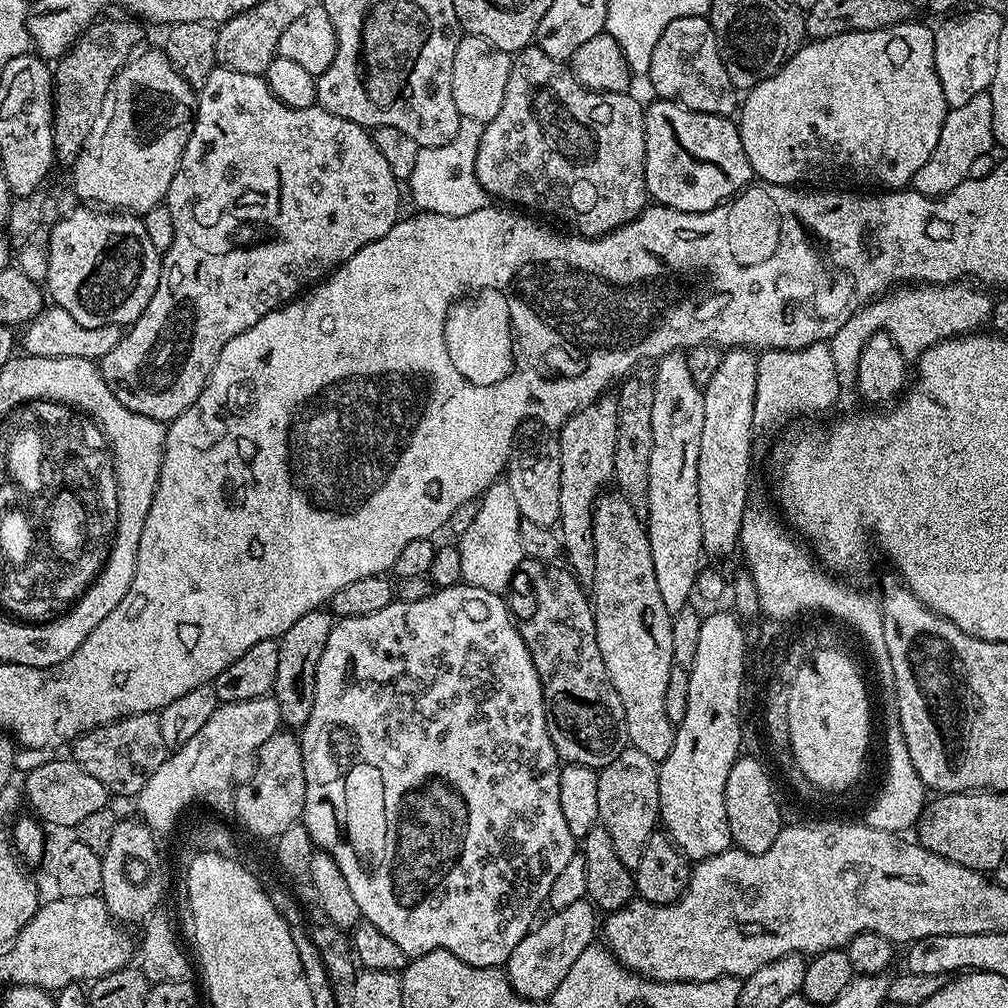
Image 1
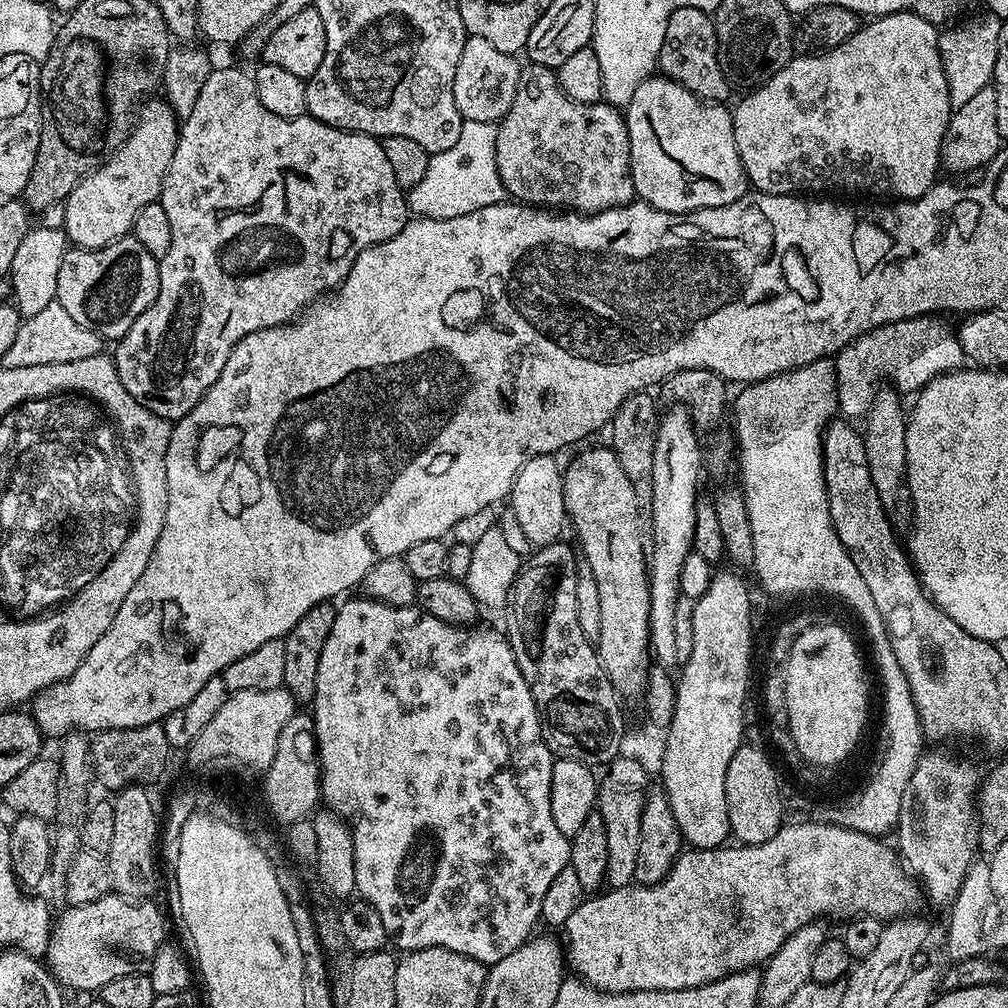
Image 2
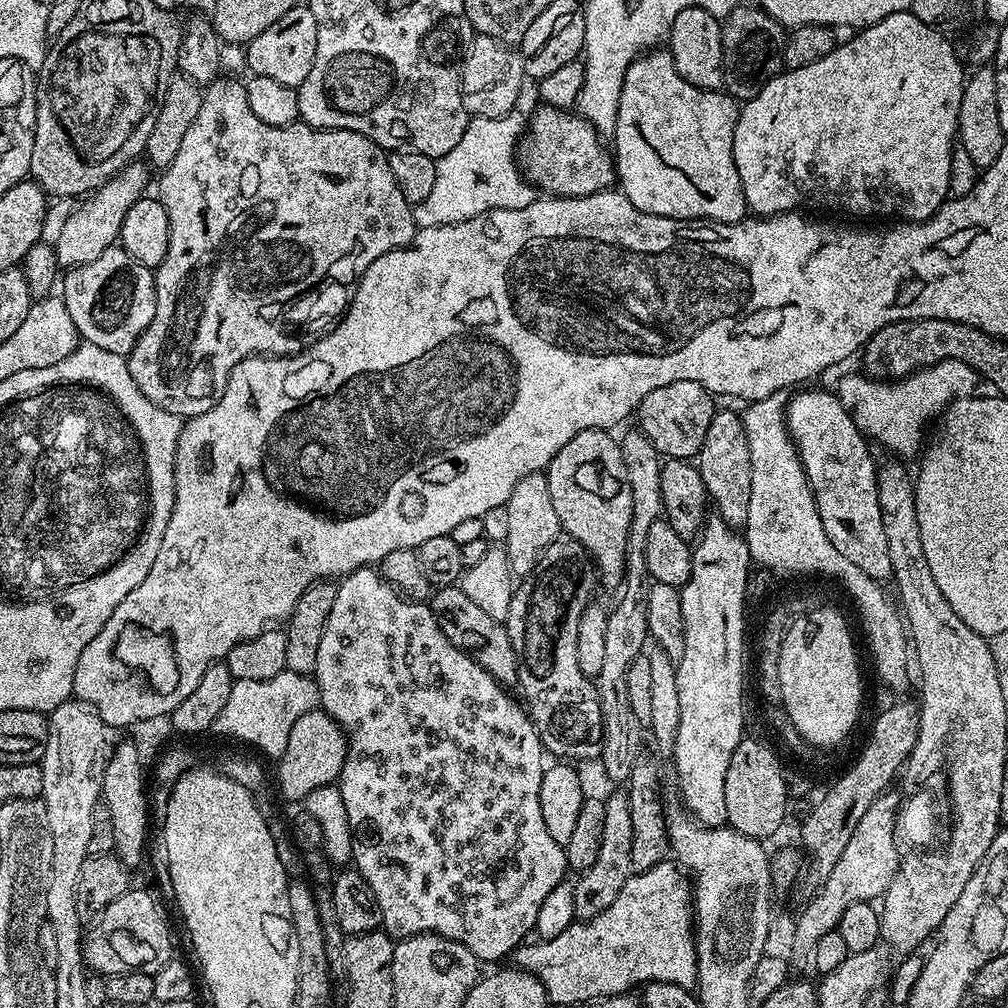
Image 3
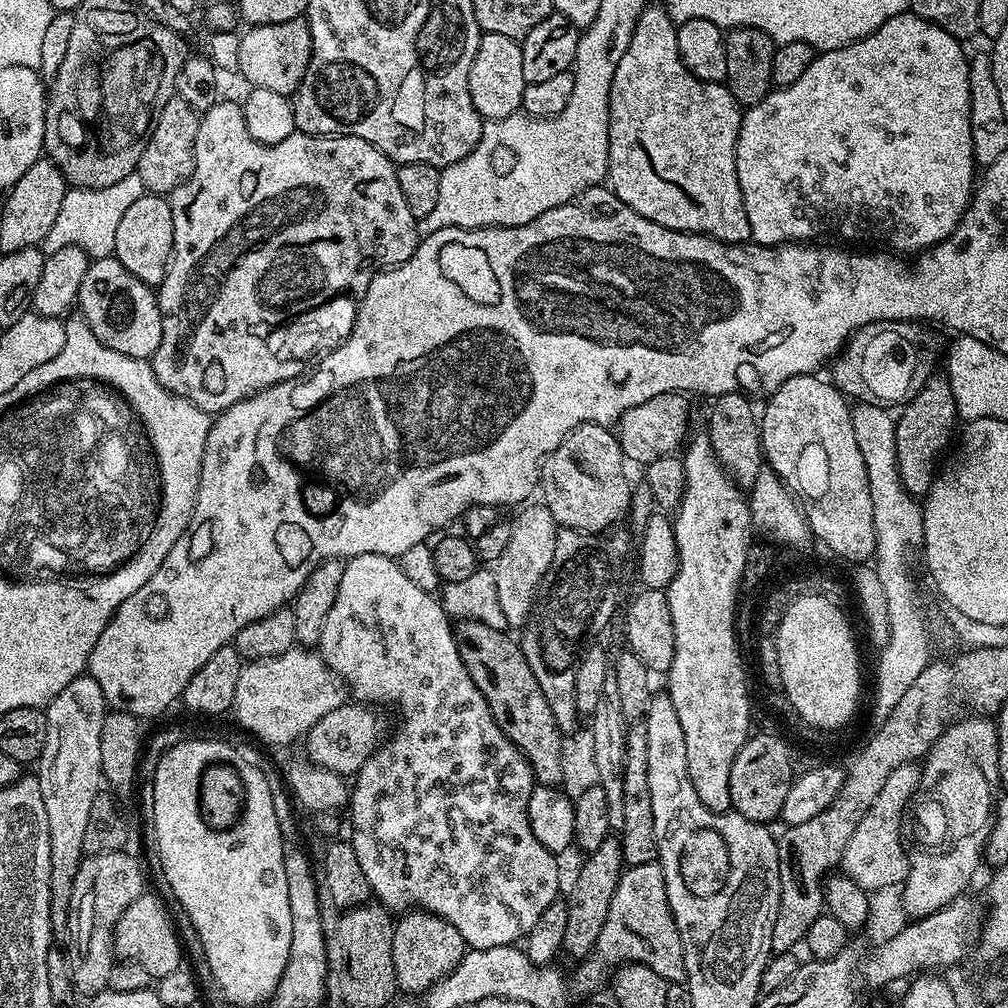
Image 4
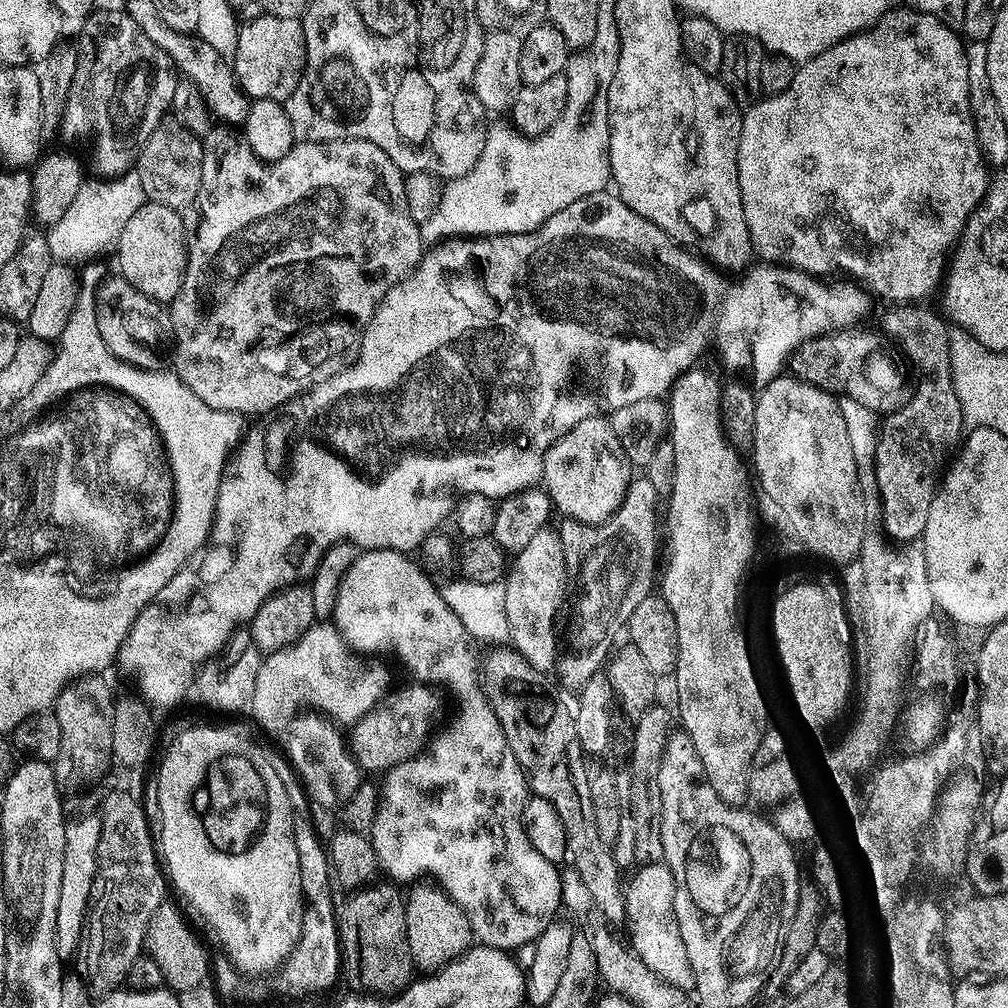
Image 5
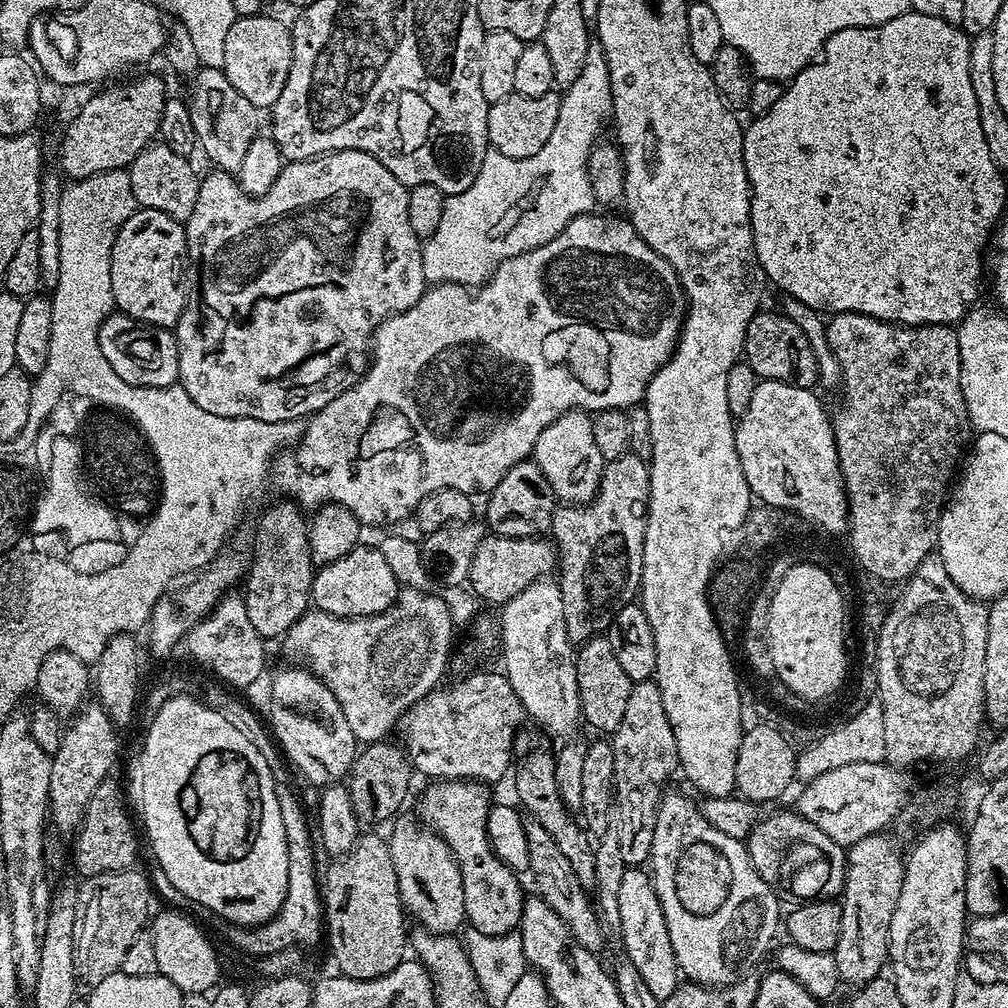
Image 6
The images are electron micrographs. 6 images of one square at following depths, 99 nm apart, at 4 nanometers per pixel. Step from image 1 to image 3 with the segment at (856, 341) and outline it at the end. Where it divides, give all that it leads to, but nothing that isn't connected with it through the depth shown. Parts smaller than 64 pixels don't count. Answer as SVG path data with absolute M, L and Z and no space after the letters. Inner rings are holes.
M943 360L894 381L888 378L869 378L864 374L844 376L837 382L836 388L834 387L834 394L842 402L845 410L852 415L852 420L860 432L870 438L874 436L892 452L915 457L922 448L920 431L923 430L924 423L932 415L935 417L953 400L973 395L977 391L976 383L976 372L970 366L966 366L966 362Z

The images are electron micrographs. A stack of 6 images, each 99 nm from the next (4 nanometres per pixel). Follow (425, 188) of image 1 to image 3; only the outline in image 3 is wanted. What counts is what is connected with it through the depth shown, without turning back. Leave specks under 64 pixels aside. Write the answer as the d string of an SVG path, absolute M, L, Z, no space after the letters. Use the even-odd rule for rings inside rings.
M511 111L498 118L474 116L469 119L466 134L462 134L458 146L436 160L434 187L426 202L412 209L417 229L457 224L495 208L518 210L532 204L533 185L525 180L518 163L518 145L526 131L526 120L516 115Z

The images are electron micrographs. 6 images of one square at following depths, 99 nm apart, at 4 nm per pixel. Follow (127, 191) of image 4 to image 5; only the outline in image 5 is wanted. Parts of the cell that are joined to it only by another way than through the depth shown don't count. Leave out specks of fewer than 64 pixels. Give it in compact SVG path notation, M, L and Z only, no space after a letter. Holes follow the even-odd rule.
M134 168L119 177L86 180L62 217L49 225L45 233L49 257L58 262L70 262L72 258L92 258L111 253L126 222L145 203L145 191Z

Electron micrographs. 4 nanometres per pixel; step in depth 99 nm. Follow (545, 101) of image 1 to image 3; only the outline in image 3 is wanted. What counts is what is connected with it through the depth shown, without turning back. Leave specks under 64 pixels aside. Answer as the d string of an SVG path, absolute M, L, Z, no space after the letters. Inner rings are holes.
M540 106L540 109L533 114L532 120L530 116L527 121L526 131L518 145L518 163L525 180L539 191L541 188L544 191L541 193L549 197L589 196L595 192L609 191L617 183L616 161L609 145L607 148L603 143L607 144L596 127L575 111Z

